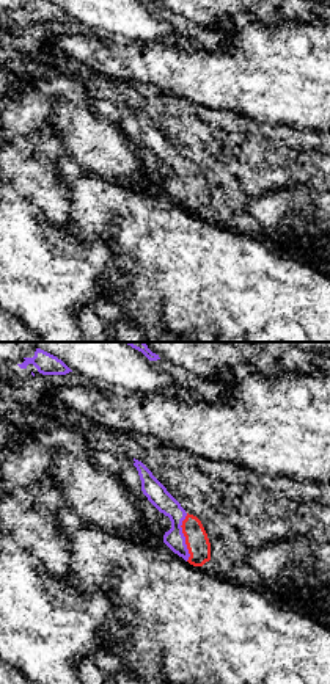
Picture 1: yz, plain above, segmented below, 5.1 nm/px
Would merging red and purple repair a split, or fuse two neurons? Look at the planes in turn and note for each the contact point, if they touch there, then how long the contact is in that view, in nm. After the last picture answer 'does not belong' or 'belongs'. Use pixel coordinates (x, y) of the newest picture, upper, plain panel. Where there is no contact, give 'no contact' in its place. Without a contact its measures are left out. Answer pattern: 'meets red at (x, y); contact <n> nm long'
meets red at (184, 184); contact 240 nm long

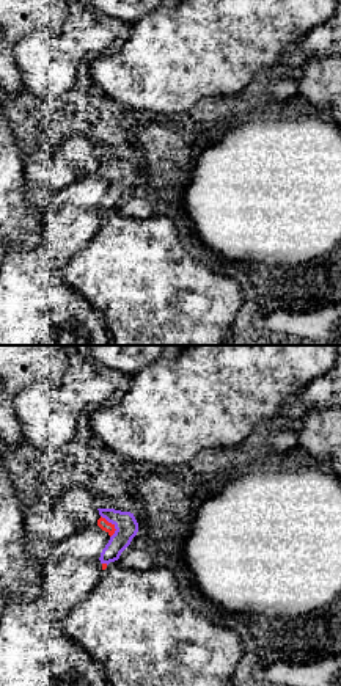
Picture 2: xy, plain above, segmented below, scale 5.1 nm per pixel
meets red at (113, 175); contact 130 nm long

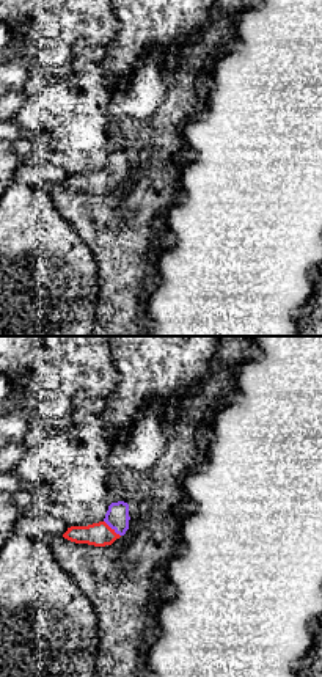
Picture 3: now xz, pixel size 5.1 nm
meets red at (110, 176); contact 120 nm long

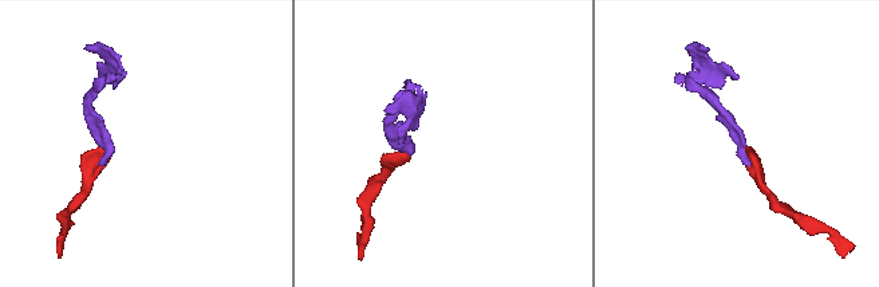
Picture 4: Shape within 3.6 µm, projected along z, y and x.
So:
belongs

